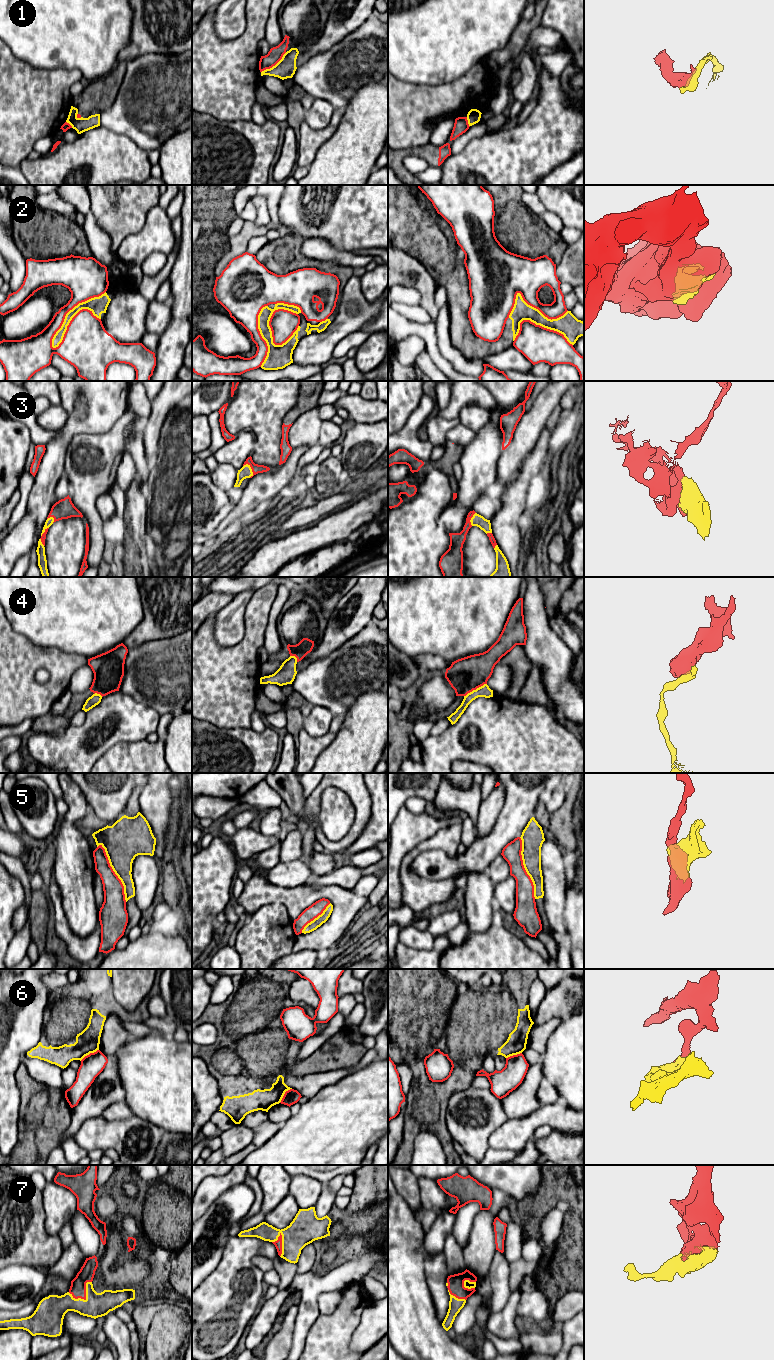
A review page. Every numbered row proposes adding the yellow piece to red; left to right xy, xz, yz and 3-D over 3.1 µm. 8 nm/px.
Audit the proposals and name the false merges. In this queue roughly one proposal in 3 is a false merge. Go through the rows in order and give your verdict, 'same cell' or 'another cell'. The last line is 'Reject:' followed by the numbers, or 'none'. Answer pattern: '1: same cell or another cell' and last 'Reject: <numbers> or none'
1: another cell
2: another cell
3: same cell
4: another cell
5: another cell
6: another cell
7: same cell
Reject: 1, 2, 4, 5, 6

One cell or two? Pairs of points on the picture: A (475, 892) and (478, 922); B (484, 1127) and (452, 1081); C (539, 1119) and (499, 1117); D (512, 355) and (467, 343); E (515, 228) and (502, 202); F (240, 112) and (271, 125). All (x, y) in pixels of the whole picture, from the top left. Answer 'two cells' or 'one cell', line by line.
A: one cell
B: two cells
C: two cells
D: two cells
E: one cell
F: two cells

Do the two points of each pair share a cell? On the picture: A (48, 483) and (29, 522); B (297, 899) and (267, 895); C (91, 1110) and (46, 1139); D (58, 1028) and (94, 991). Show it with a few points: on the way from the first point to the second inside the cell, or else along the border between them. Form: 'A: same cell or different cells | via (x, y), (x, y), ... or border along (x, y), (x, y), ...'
A: different cells | border along (27, 511), (31, 512), (35, 517), (36, 537)
B: same cell | via (290, 898), (283, 895), (274, 895)
C: different cells | border along (72, 1108), (69, 1126), (62, 1134), (58, 1145)
D: same cell | via (69, 1017), (78, 1008), (78, 998), (83, 996)

